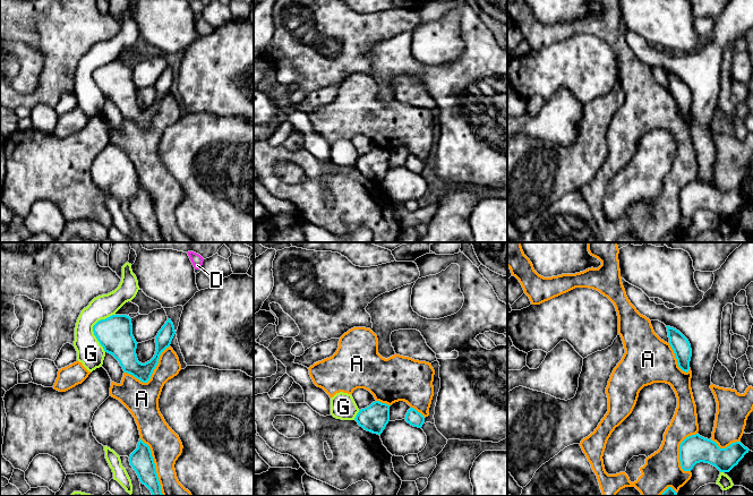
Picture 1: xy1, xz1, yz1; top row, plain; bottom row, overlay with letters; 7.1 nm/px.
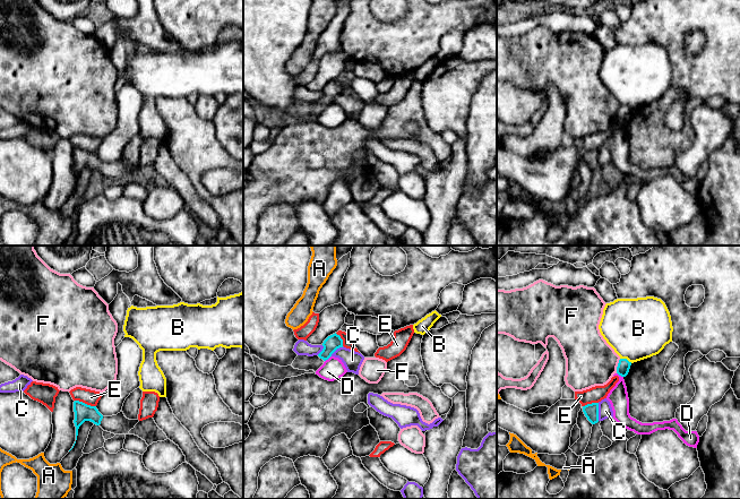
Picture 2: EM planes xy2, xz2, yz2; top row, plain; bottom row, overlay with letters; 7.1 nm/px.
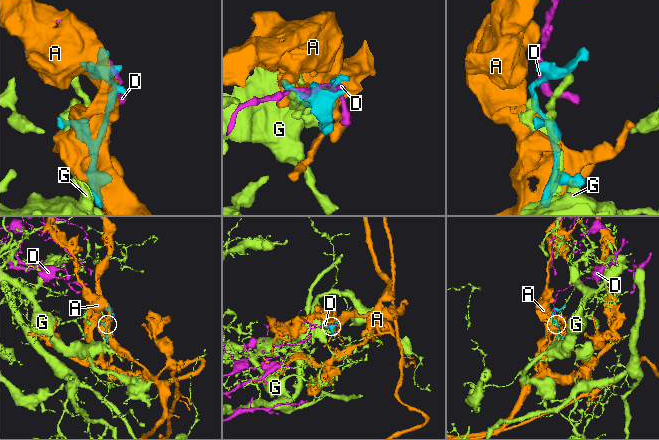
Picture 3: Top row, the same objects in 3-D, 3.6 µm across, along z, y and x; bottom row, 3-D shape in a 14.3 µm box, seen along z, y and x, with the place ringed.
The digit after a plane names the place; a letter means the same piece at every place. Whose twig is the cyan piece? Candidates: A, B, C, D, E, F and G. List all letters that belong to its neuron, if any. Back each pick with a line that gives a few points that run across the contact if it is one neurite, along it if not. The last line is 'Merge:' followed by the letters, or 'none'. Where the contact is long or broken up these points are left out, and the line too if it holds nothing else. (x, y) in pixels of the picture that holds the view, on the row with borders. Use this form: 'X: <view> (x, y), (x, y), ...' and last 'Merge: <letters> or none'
Merge: none

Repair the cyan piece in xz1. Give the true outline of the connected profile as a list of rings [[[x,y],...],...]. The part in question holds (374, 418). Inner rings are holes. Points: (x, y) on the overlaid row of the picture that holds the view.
[[[375,401],[369,407],[359,410],[354,420],[365,430],[380,435],[390,421],[390,407]]]

